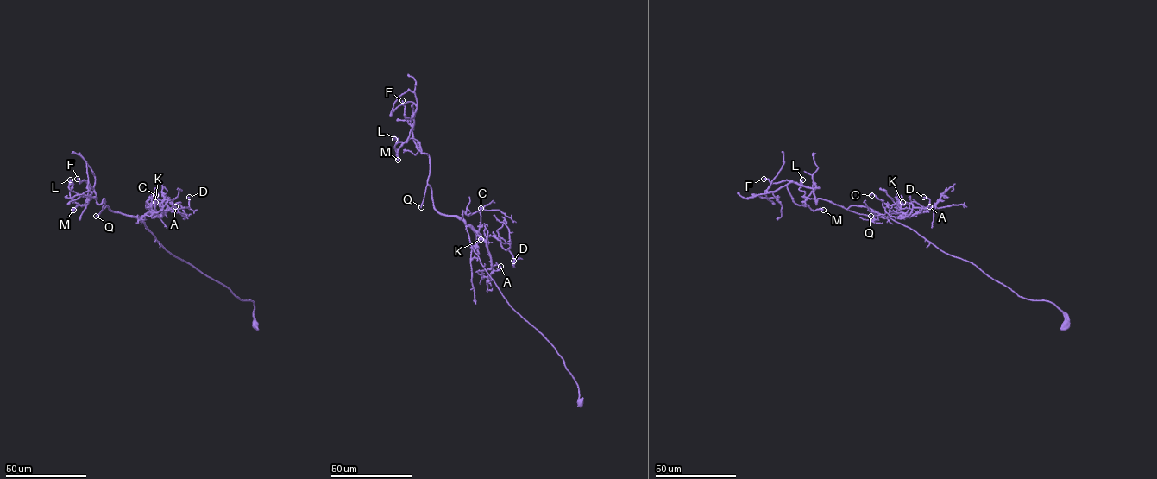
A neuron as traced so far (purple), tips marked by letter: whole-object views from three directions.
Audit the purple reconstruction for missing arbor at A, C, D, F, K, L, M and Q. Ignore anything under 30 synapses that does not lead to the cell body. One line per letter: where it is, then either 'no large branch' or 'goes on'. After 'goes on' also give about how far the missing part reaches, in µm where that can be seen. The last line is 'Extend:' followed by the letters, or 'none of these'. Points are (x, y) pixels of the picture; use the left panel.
A: (175, 206) | no large branch
C: (155, 195) | no large branch
D: (189, 197) | no large branch
F: (77, 179) | goes on | 120 µm
K: (155, 202) | no large branch
L: (70, 179) | no large branch
M: (73, 210) | no large branch
Q: (96, 216) | goes on | 70 µm
Extend: F, Q

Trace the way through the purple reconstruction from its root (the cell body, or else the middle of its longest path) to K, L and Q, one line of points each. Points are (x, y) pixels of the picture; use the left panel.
K: (254, 325), (252, 301), (241, 299), (171, 254), (145, 226), (141, 217), (151, 211), (152, 198), (155, 202)
L: (254, 325), (252, 301), (169, 253), (141, 217), (103, 209), (104, 198), (98, 204), (72, 191), (70, 179)
Q: (254, 325), (252, 301), (241, 299), (227, 287), (169, 253), (141, 217), (114, 212), (107, 205), (96, 216)

